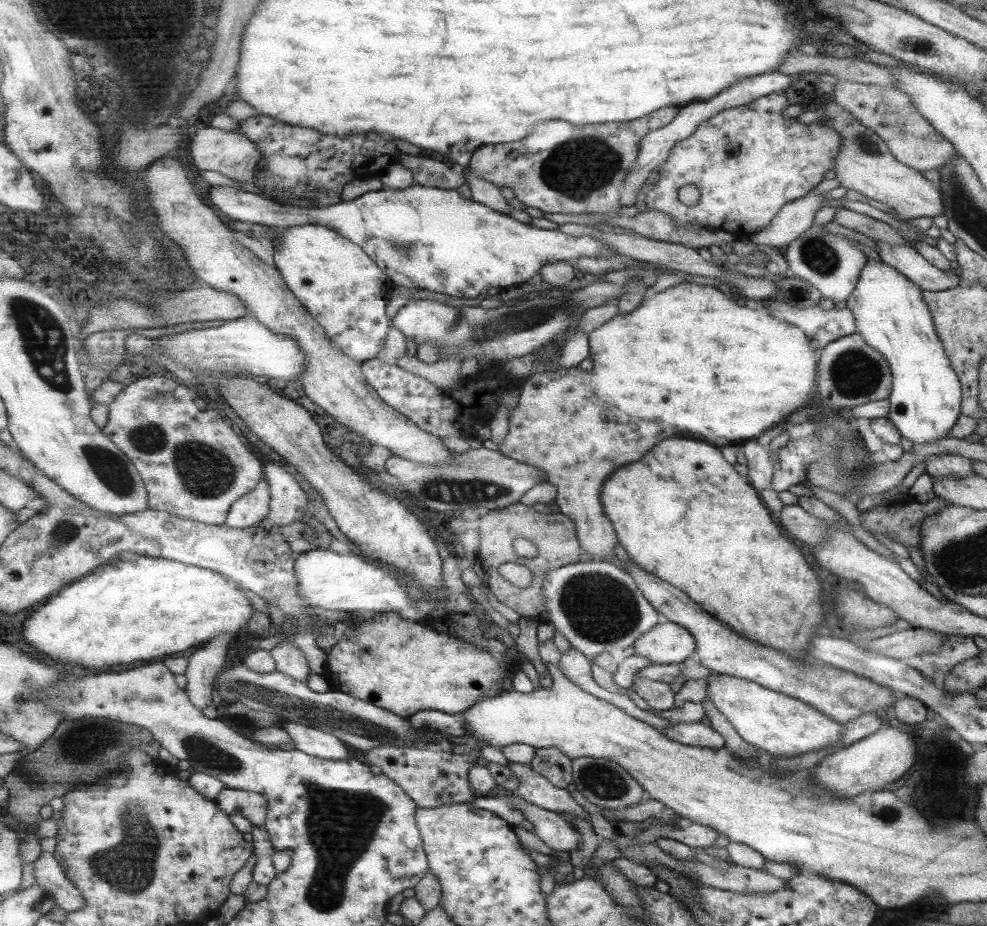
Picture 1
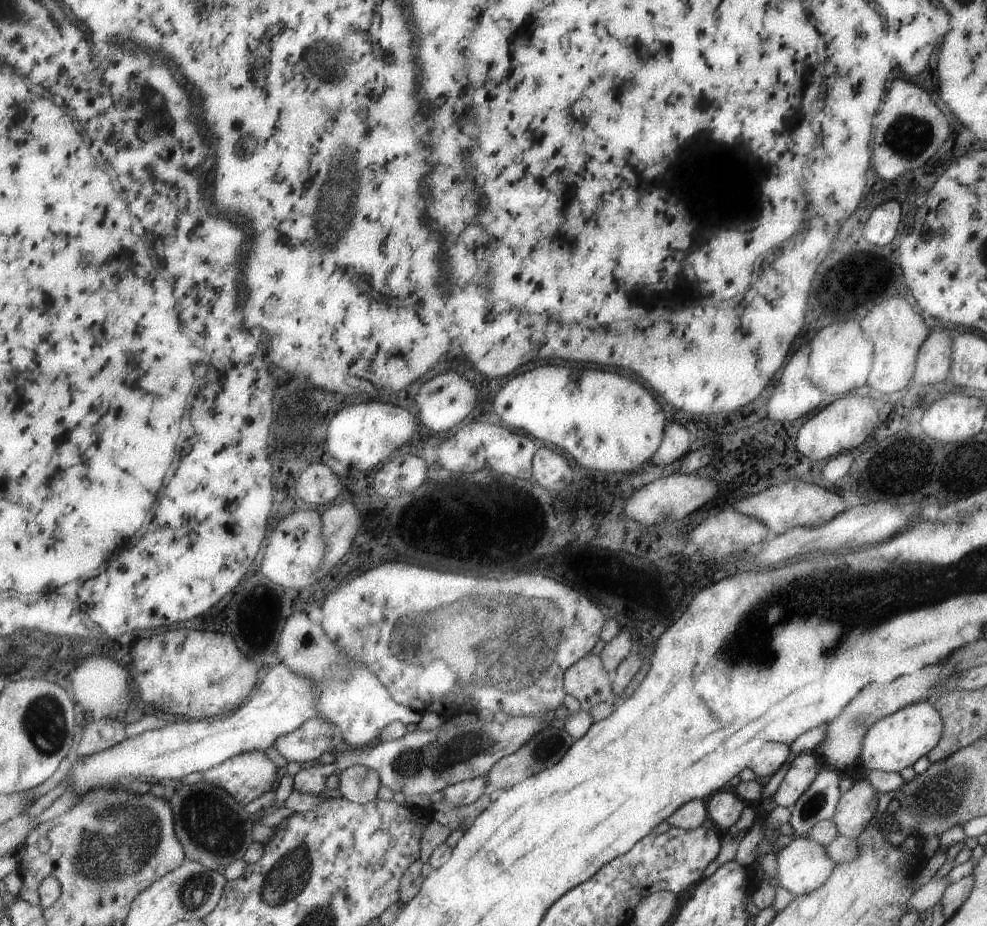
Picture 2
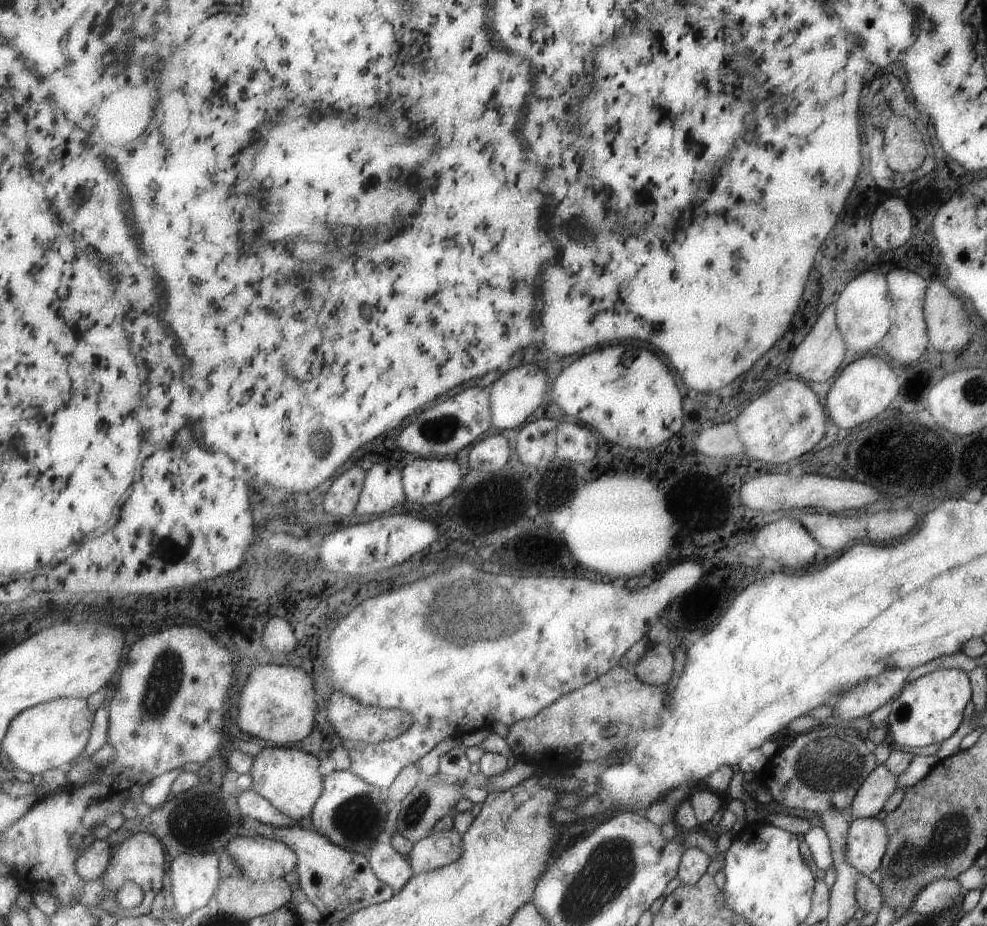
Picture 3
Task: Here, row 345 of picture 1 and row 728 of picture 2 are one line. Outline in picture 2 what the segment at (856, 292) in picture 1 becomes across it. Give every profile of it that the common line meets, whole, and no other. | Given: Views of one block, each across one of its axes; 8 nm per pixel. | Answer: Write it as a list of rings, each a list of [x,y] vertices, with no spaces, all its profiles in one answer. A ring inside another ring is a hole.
[[[928,701],[905,705],[869,726],[861,740],[859,764],[867,770],[898,773],[905,767],[911,767],[918,758],[925,756],[939,742],[942,726],[939,712]]]

